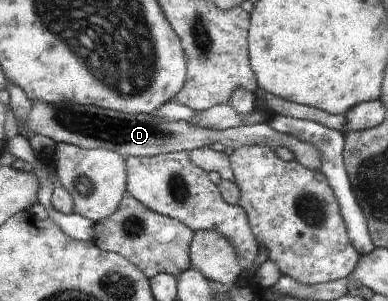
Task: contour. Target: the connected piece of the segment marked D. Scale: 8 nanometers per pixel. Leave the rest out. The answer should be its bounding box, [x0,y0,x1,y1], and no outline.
[18,100,322,169]

